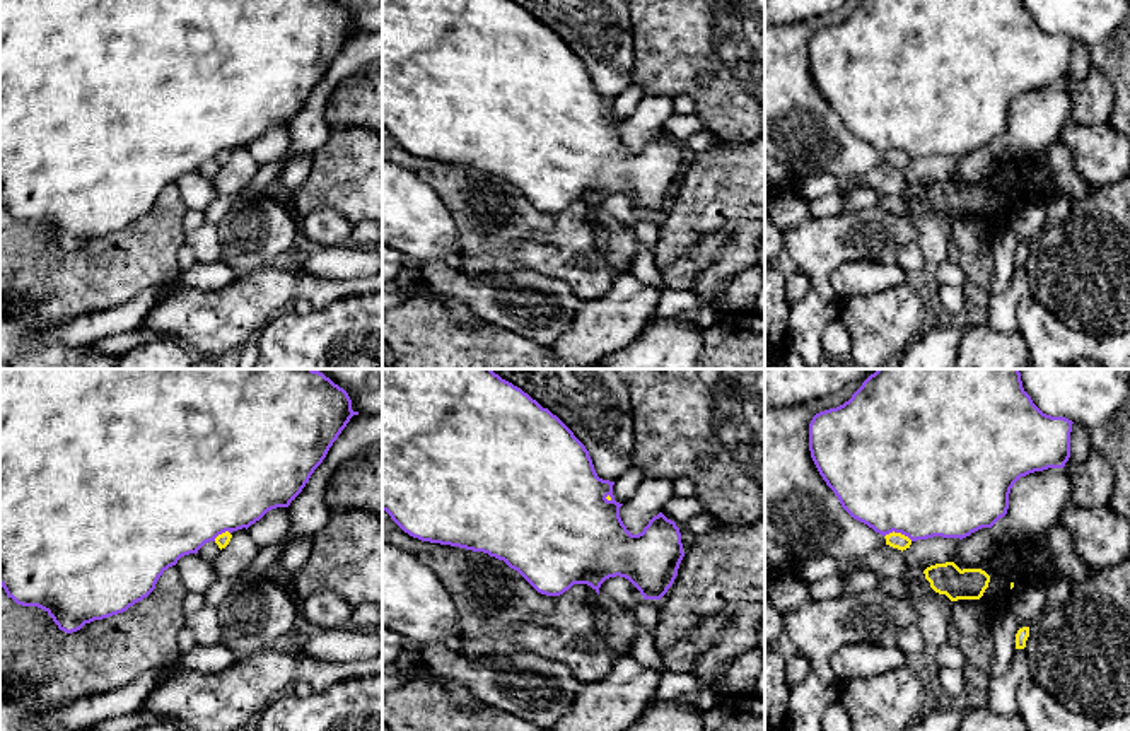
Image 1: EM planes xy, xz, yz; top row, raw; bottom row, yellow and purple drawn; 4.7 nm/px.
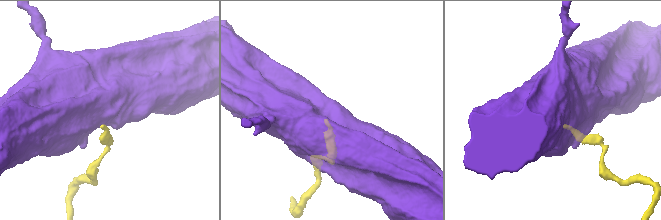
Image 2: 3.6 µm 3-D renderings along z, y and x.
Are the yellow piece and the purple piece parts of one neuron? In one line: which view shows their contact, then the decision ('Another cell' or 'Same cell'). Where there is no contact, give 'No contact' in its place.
Touches yellow in yz. Another cell

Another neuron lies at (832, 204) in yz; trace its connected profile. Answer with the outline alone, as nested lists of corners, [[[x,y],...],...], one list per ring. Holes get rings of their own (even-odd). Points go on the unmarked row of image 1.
[[[828,193],[818,200],[809,202],[811,217],[828,217],[828,215],[840,215],[845,205],[845,198],[842,193]]]

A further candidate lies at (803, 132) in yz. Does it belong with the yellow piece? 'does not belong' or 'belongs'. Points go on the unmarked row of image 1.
belongs

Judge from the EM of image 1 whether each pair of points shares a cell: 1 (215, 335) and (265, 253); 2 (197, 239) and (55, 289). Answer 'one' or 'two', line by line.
1: two
2: two

